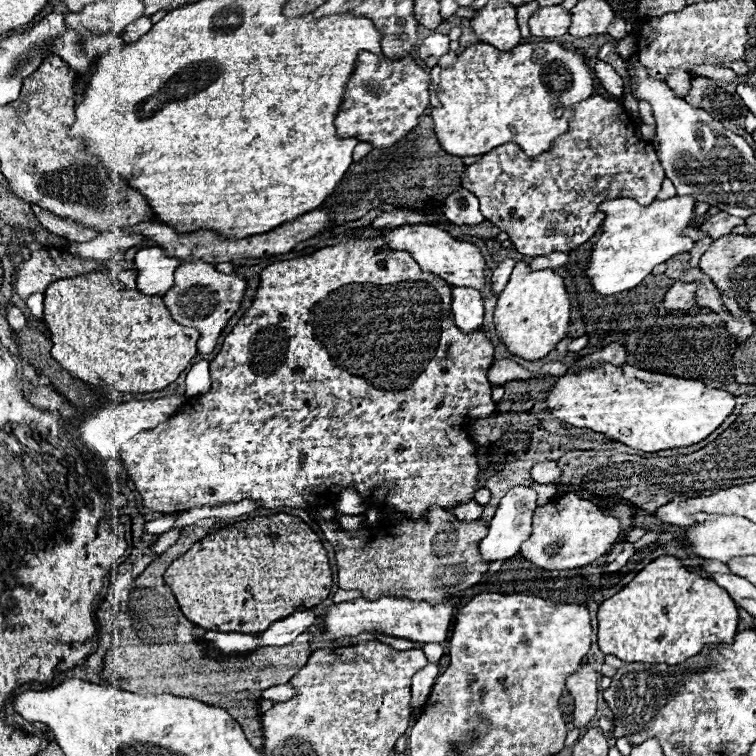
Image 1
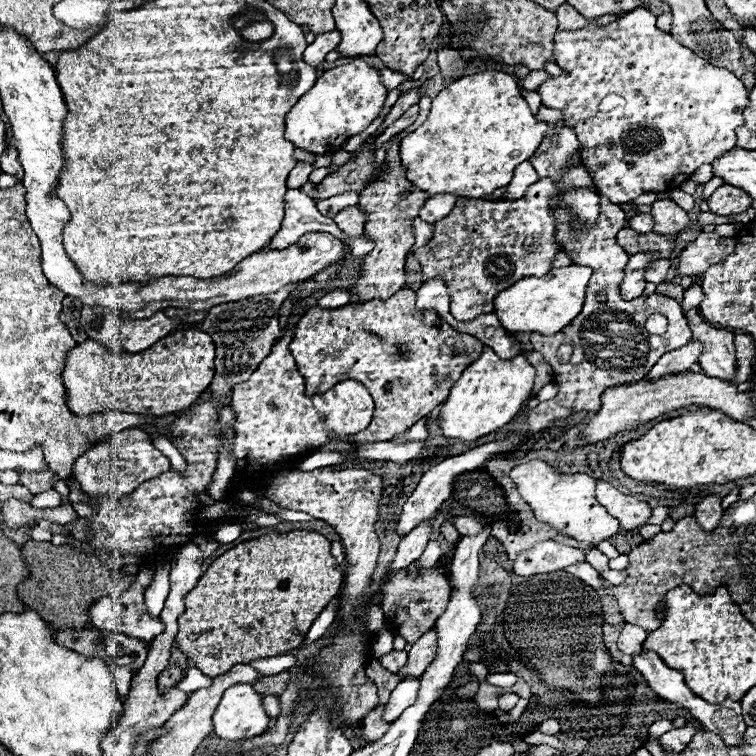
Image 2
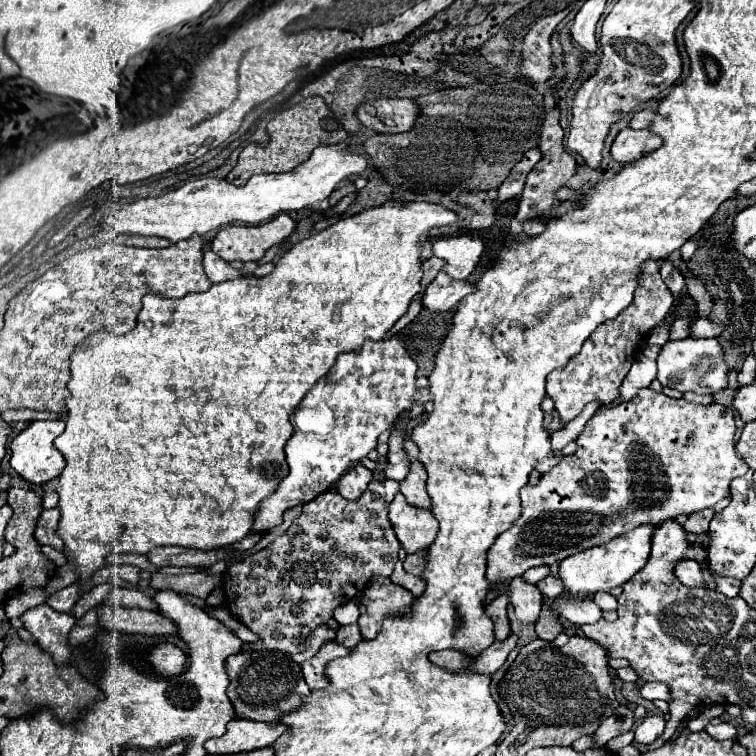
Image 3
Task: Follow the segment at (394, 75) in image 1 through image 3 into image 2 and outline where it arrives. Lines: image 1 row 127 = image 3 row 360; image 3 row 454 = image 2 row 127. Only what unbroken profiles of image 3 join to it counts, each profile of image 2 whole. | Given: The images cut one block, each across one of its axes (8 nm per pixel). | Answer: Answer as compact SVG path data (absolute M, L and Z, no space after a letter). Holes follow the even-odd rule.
M354 58L350 64L346 66L336 66L328 72L324 72L316 84L310 88L310 92L306 92L296 106L288 112L286 116L286 140L292 142L296 148L308 150L312 154L334 154L342 148L342 144L350 138L360 134L362 130L366 130L372 120L376 120L384 108L384 100L386 100L386 88L380 82L380 70L372 68L368 62L364 62L364 58Z

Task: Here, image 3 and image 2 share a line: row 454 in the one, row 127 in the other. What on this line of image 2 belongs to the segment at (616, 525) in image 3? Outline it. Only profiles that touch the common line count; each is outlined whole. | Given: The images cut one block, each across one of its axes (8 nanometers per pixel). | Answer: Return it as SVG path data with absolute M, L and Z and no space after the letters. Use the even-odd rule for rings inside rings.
M636 8L636 10L628 12L626 16L614 20L614 22L610 22L606 26L586 24L580 30L560 30L560 32L556 32L554 34L554 56L556 56L556 64L564 70L564 74L550 76L546 82L542 82L538 86L538 94L542 96L542 104L546 108L560 110L564 124L574 128L574 132L578 134L578 140L582 144L582 164L586 166L592 180L596 182L598 192L602 196L606 196L608 200L612 200L614 204L624 204L628 200L638 198L644 192L672 190L676 180L682 174L684 174L684 180L688 180L692 176L692 172L698 170L702 164L712 164L712 160L716 160L716 156L722 156L724 152L728 152L728 150L732 150L736 146L736 128L744 124L742 112L748 106L748 90L744 88L742 80L736 78L726 68L710 66L706 60L696 56L692 50L678 44L670 34L658 30L656 28L656 16L652 12L648 12L646 8Z

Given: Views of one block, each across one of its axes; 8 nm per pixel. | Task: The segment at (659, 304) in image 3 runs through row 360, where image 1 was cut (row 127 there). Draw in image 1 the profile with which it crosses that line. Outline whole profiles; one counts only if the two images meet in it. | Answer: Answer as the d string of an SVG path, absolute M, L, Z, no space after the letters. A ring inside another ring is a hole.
M590 96L584 102L574 104L574 116L568 132L558 136L548 152L530 158L520 152L516 144L502 144L480 156L478 162L464 170L462 188L470 190L480 200L482 216L506 232L520 254L534 258L552 252L570 252L590 240L604 220L604 214L598 212L598 206L604 200L632 198L642 206L652 204L664 178L666 174L656 158L654 146L634 136L634 122L624 106L604 96Z

